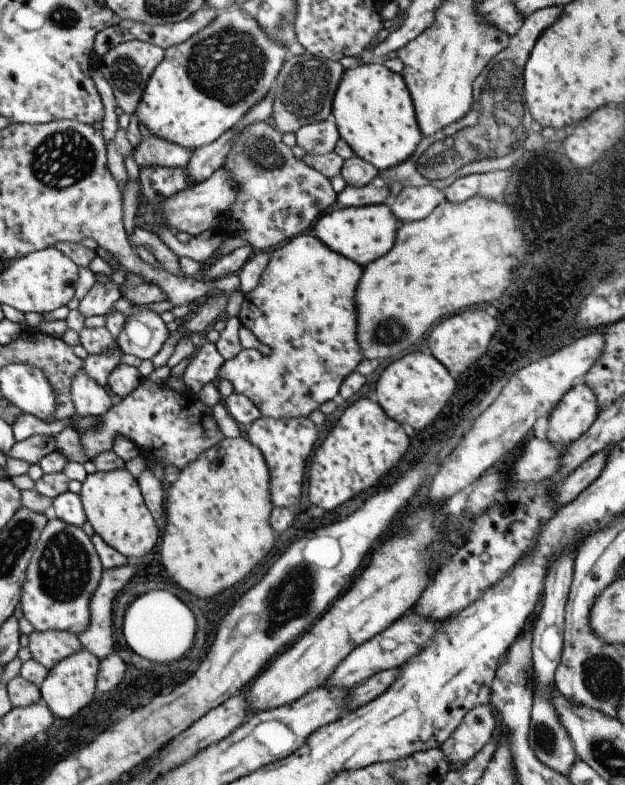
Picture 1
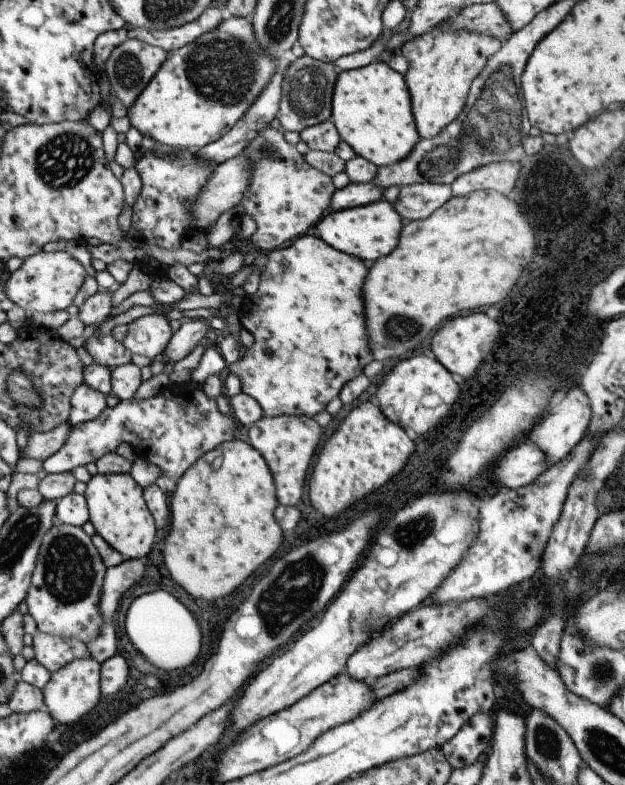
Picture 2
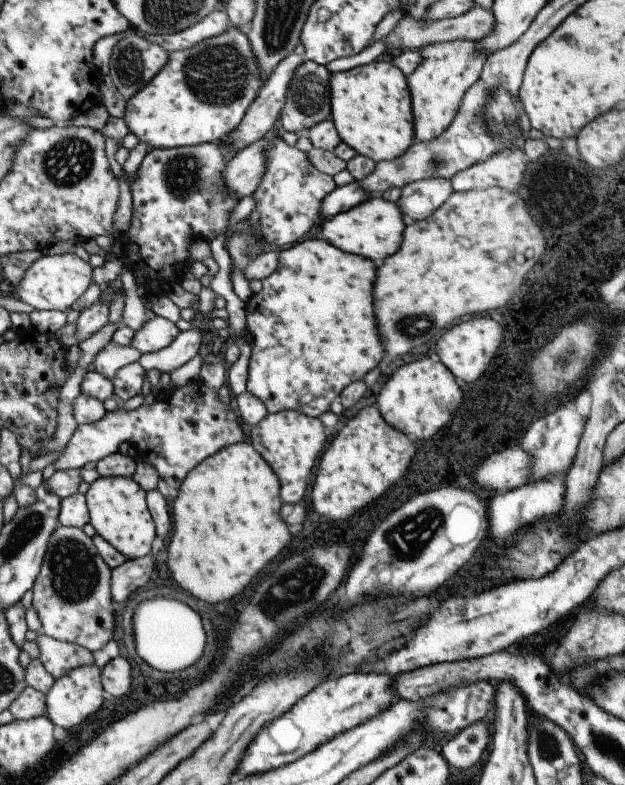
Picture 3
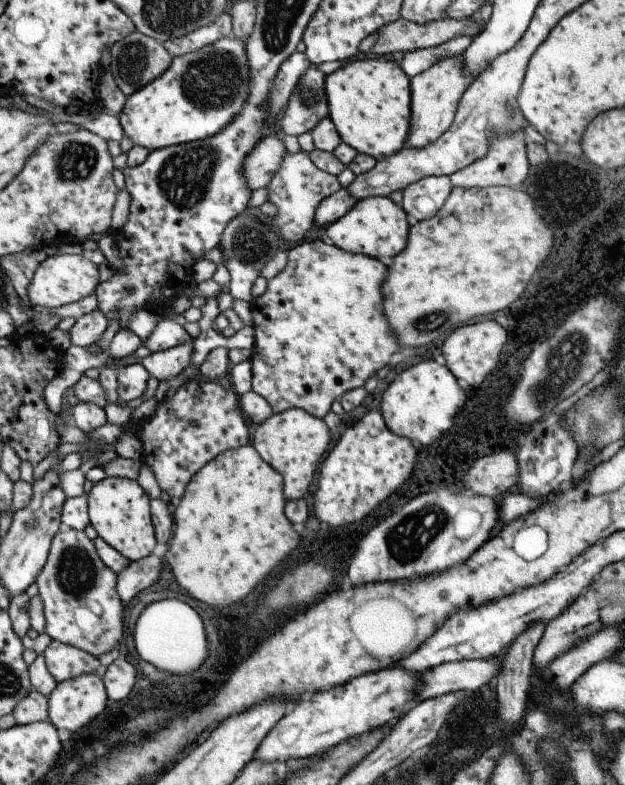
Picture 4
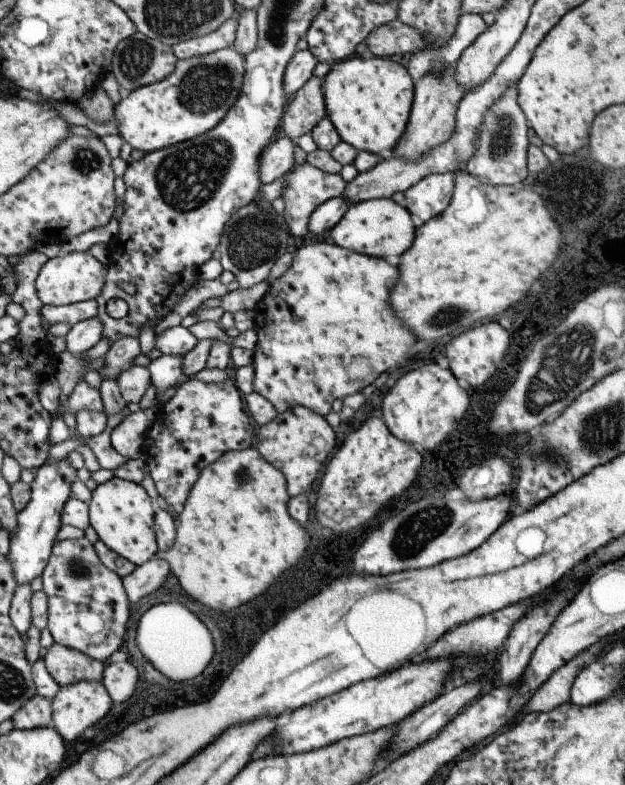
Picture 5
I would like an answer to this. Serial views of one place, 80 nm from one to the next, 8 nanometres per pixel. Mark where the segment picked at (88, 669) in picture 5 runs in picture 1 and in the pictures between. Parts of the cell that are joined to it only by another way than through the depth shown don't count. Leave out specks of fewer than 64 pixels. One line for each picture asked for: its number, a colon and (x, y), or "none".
1: (47, 648)
2: (53, 652)
3: (58, 657)
4: (62, 661)

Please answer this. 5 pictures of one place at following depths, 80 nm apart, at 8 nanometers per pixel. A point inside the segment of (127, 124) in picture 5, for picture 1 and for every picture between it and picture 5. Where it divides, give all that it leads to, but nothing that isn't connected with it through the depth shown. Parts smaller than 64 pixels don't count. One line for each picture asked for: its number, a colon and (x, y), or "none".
1: (201, 88)
2: (200, 90)
3: (200, 94)
4: (200, 92)

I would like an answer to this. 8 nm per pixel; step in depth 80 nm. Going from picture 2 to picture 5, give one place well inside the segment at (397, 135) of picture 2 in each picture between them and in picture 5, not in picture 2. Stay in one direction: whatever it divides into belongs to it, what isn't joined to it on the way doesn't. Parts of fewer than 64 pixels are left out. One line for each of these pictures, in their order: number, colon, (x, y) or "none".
3: (370, 108)
4: (368, 98)
5: (367, 99)

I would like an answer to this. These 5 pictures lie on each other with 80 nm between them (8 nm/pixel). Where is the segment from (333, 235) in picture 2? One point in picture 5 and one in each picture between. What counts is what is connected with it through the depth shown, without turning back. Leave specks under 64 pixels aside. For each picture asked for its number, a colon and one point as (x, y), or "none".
3: (373, 229)
4: (376, 227)
5: (380, 227)

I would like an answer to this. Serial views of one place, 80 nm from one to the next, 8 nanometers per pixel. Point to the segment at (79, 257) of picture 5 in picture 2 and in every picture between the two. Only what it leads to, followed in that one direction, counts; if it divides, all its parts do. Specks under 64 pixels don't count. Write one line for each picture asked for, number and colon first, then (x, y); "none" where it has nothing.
2: (46, 281)
3: (53, 282)
4: (59, 280)

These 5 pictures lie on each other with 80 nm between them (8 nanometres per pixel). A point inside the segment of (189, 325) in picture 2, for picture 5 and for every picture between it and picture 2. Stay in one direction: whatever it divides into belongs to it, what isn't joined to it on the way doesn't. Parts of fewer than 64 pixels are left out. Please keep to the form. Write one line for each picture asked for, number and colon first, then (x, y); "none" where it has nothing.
3: (185, 345)
4: (165, 364)
5: (165, 371)

